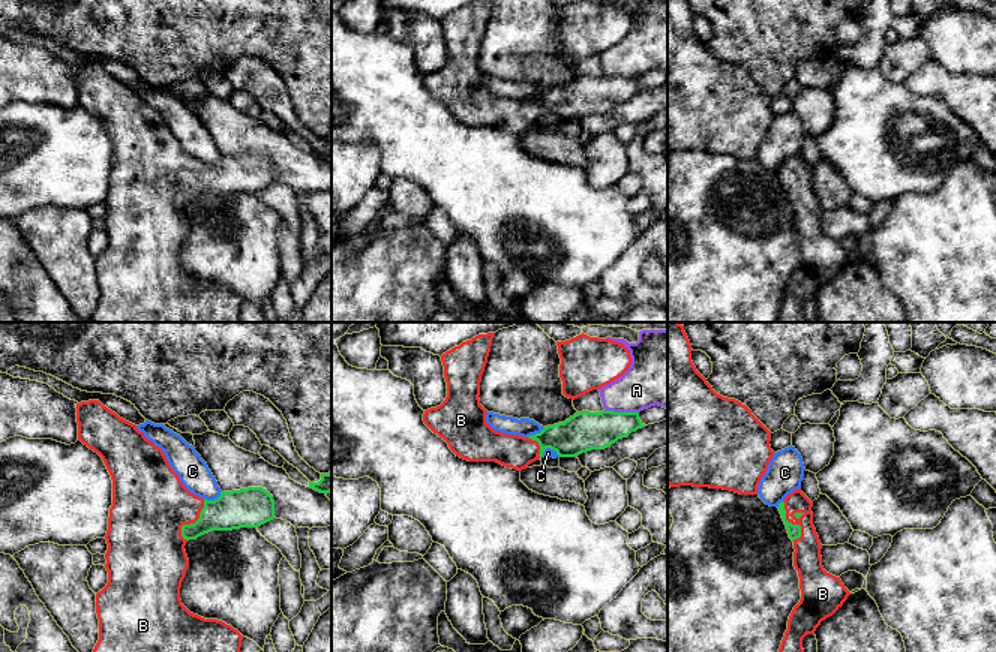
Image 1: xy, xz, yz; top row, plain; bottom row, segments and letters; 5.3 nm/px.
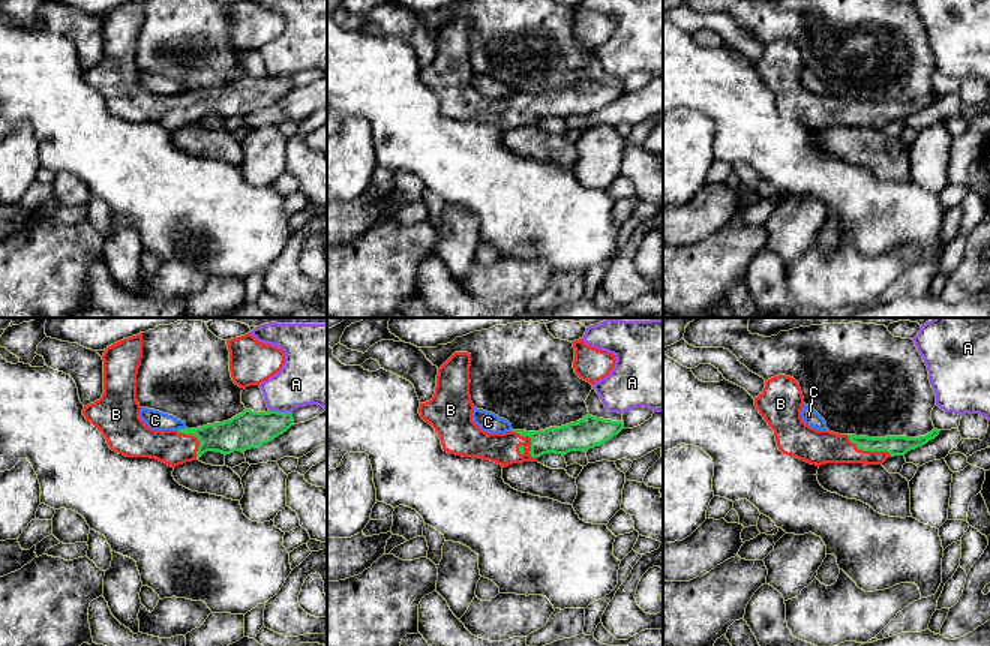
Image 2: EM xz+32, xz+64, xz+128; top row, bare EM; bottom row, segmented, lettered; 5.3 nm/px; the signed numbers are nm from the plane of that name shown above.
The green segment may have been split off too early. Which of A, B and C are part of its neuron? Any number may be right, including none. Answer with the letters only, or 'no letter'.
B

